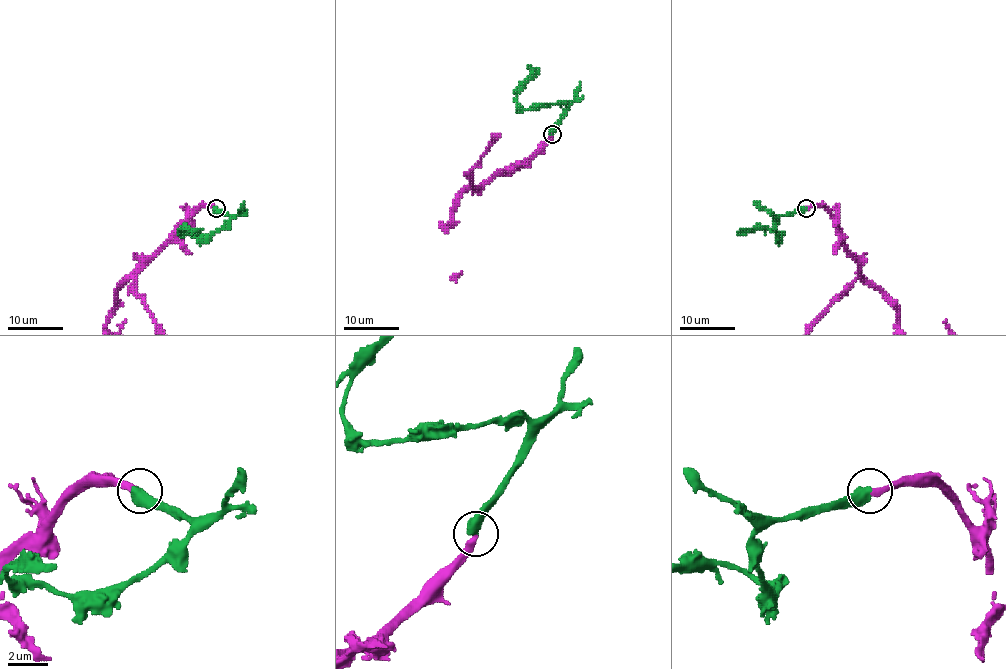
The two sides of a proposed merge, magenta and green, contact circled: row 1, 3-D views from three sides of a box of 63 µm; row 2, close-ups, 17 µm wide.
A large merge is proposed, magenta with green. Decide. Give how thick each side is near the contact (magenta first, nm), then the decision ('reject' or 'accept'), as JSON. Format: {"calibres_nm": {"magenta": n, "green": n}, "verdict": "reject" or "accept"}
{"calibres_nm": {"magenta": 360, "green": 650}, "verdict": "accept"}

